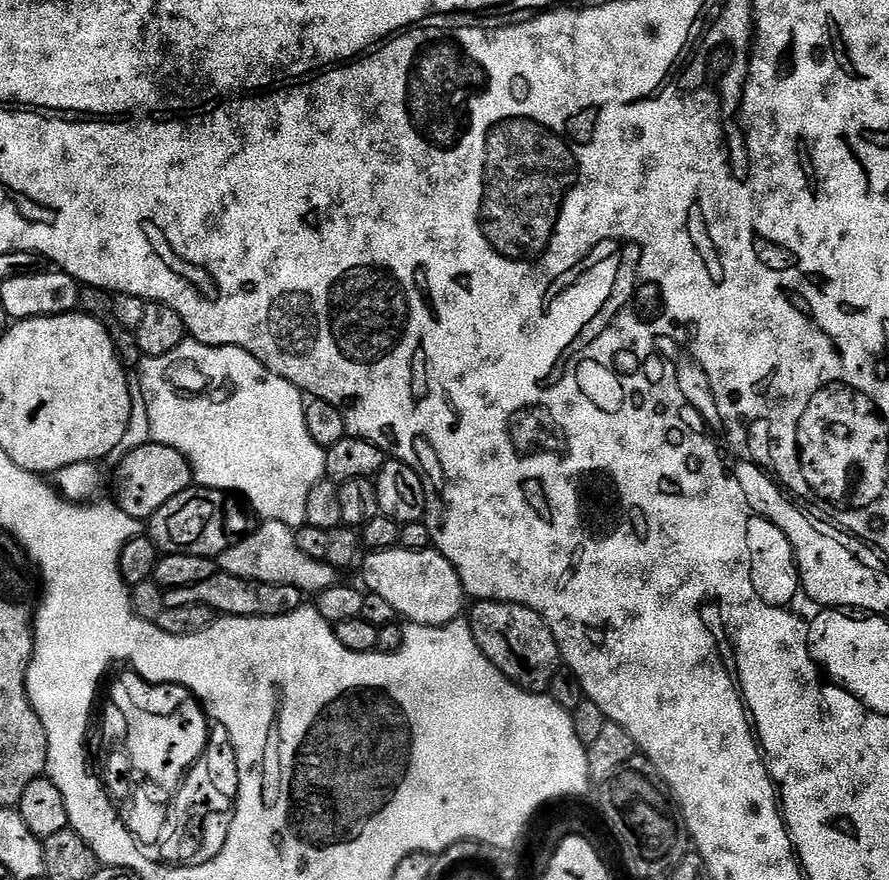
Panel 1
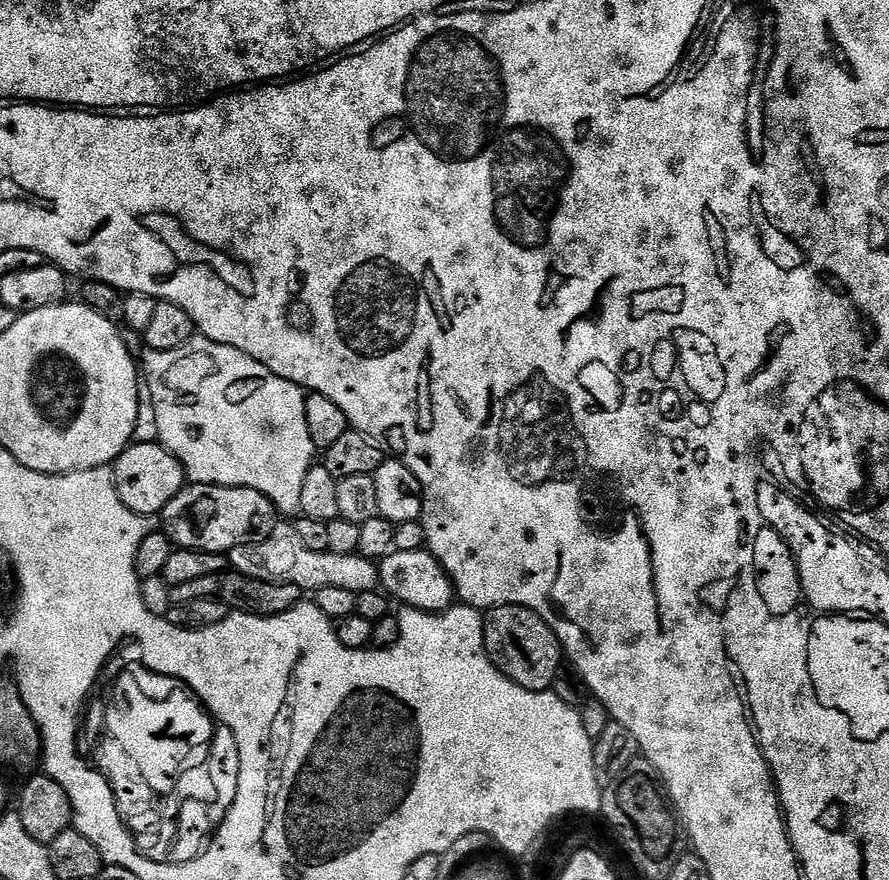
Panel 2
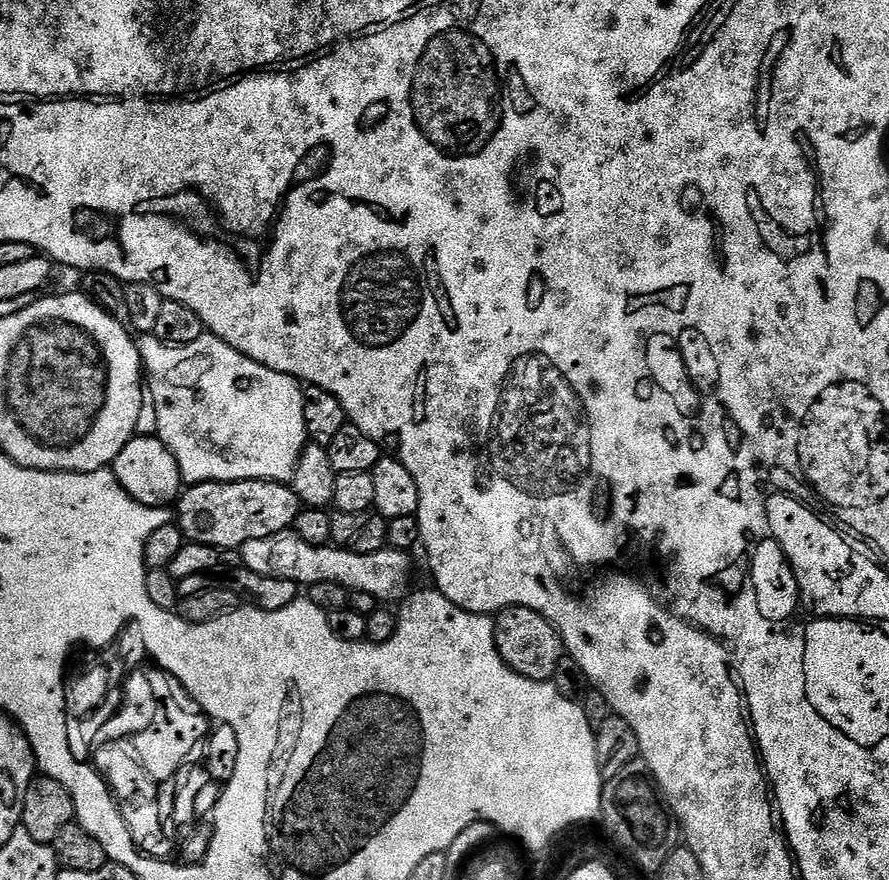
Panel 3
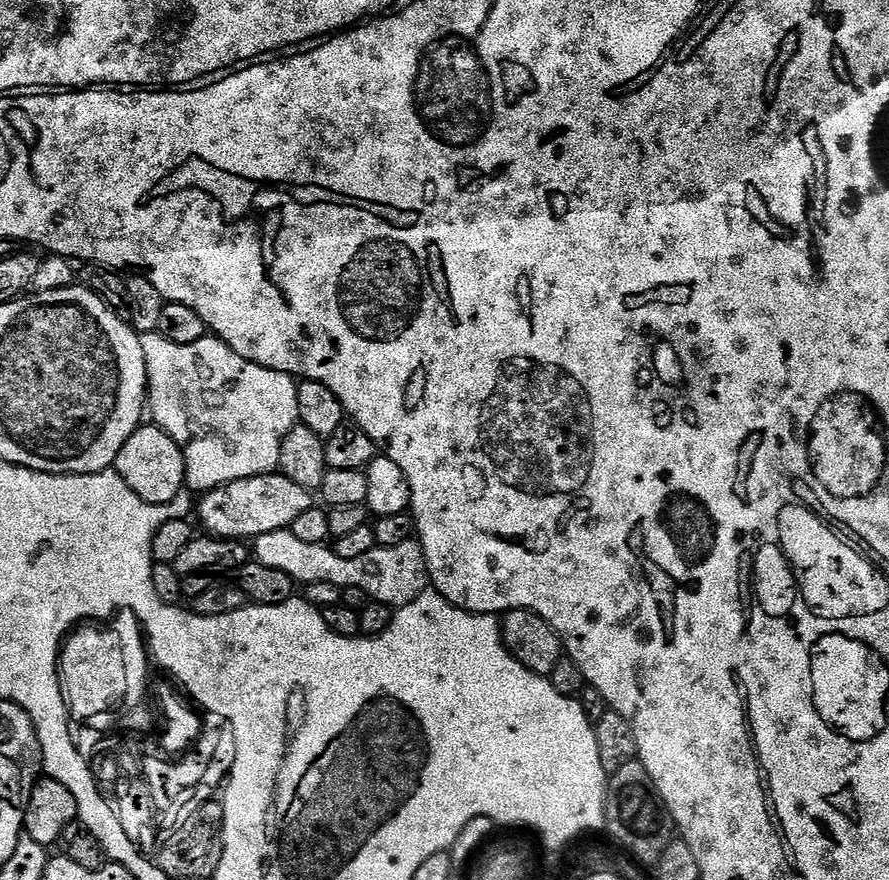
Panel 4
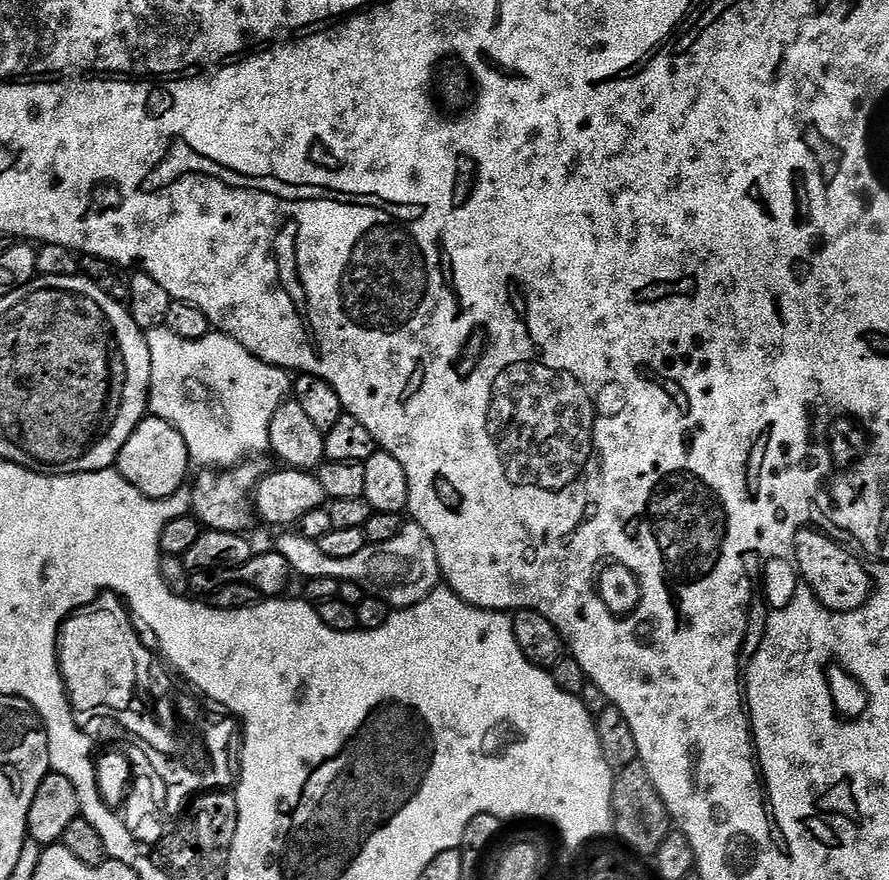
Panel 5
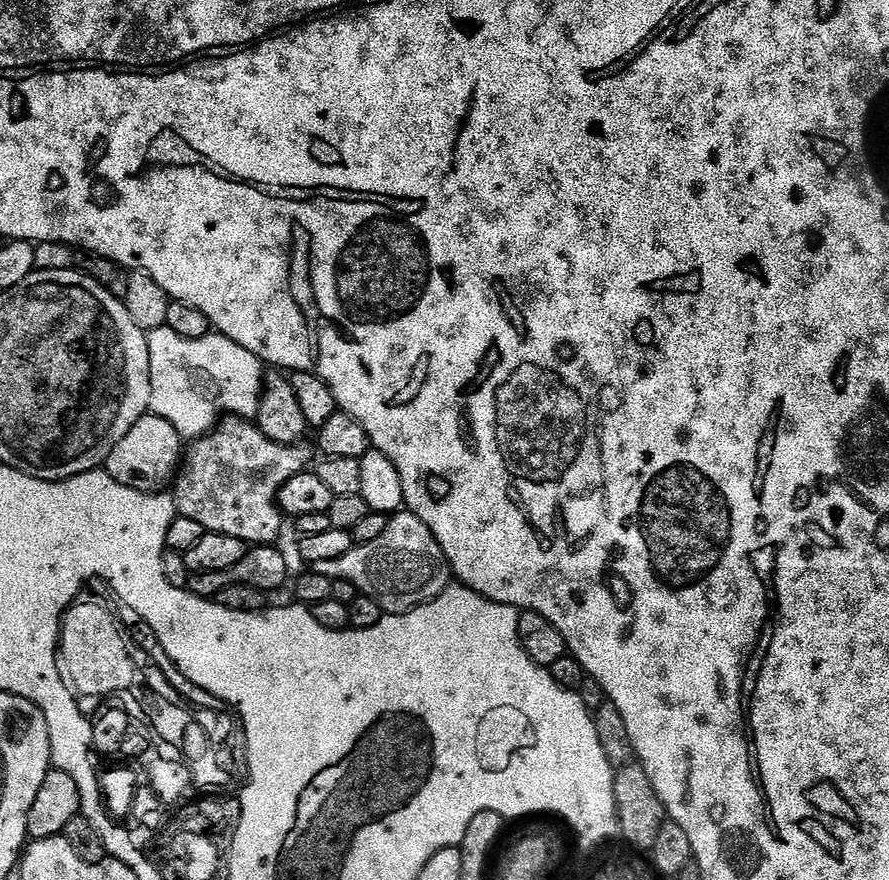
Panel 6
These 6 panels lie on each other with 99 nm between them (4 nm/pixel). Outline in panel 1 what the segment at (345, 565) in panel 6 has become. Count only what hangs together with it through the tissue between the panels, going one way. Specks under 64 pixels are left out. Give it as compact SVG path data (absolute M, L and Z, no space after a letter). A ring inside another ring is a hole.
M267 519L260 525L261 528L253 527L247 536L229 543L228 549L218 557L219 571L254 582L294 586L301 594L330 590L330 586L338 582L338 569L324 560L309 558L302 554L302 550L298 550L296 534L290 525Z

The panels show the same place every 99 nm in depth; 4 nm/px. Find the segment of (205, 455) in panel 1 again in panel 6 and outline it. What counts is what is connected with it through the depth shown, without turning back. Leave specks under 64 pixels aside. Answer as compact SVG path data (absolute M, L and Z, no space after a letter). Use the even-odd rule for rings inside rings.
M166 327L156 328L147 333L147 337L150 350L149 413L166 418L180 432L181 439L193 440L205 436L216 427L225 414L241 418L255 417L260 405L266 368L258 357L250 354L250 350L238 346L238 342L219 334L209 334L197 340L178 338L174 330Z

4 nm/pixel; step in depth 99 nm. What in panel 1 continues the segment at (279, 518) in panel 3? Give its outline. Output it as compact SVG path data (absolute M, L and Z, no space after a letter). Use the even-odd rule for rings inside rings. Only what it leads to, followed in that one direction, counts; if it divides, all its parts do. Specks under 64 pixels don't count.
M193 486L186 489L178 498L170 498L152 516L150 535L161 553L198 554L218 558L228 549L228 524L232 527L233 537L247 536L250 524L236 508L228 508L229 497L218 489Z

